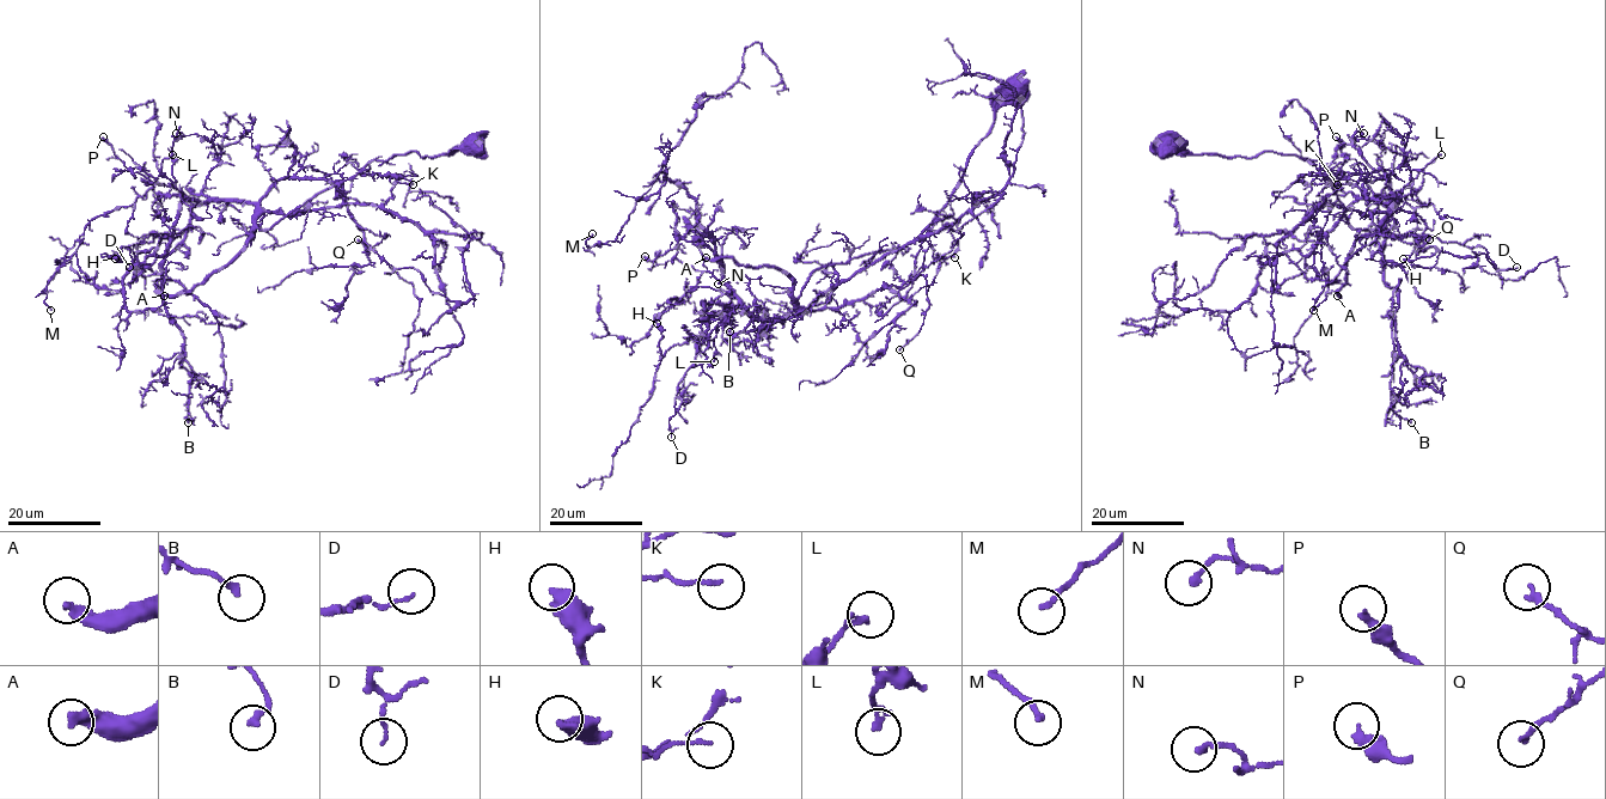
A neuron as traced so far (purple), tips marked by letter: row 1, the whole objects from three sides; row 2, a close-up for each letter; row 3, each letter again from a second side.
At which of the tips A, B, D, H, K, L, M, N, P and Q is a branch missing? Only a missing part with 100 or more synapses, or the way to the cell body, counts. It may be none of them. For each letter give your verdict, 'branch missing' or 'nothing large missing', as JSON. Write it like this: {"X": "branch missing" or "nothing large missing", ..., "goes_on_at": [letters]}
{"A": "branch missing", "B": "nothing large missing", "D": "nothing large missing", "H": "nothing large missing", "K": "nothing large missing", "L": "nothing large missing", "M": "nothing large missing", "N": "nothing large missing", "P": "nothing large missing", "Q": "nothing large missing", "goes_on_at": ["A"]}

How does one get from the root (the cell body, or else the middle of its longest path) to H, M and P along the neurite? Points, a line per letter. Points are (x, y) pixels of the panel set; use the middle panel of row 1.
H: (1014, 87), (950, 200), (913, 241), (820, 266), (791, 316), (728, 306), (702, 343), (661, 355), (657, 323)
M: (1014, 87), (938, 217), (820, 266), (794, 315), (732, 293), (666, 178), (614, 241), (592, 233)
P: (1014, 87), (938, 217), (897, 249), (820, 266), (794, 315), (755, 317), (710, 273), (645, 256)

